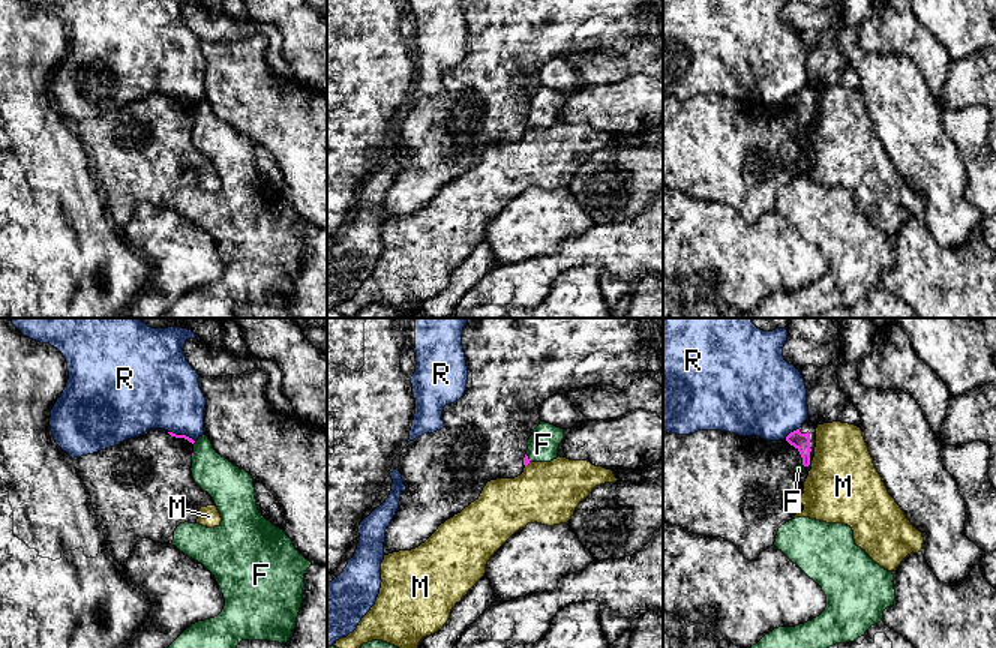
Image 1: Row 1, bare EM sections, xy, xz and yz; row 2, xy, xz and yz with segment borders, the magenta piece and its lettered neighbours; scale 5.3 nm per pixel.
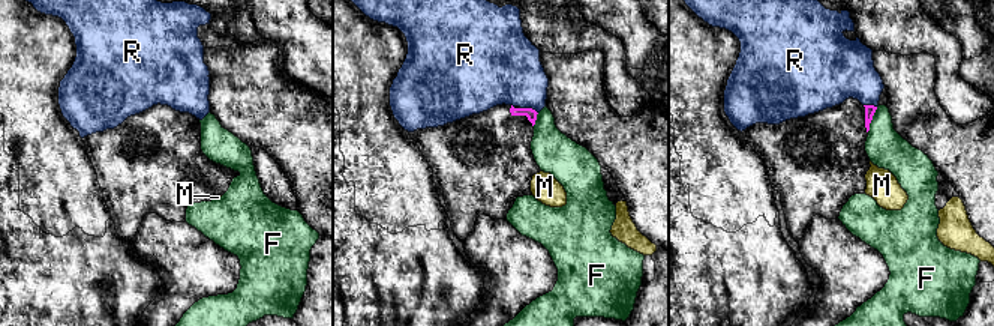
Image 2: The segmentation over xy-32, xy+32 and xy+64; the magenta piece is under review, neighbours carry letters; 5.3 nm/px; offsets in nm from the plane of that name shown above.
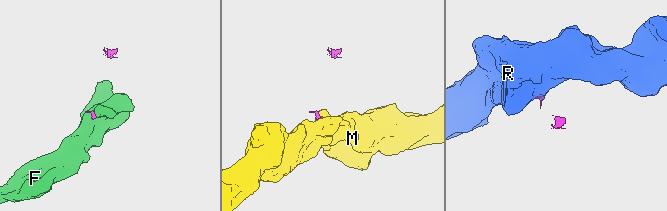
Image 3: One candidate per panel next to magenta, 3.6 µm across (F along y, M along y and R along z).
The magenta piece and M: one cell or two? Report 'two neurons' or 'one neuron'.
two neurons

